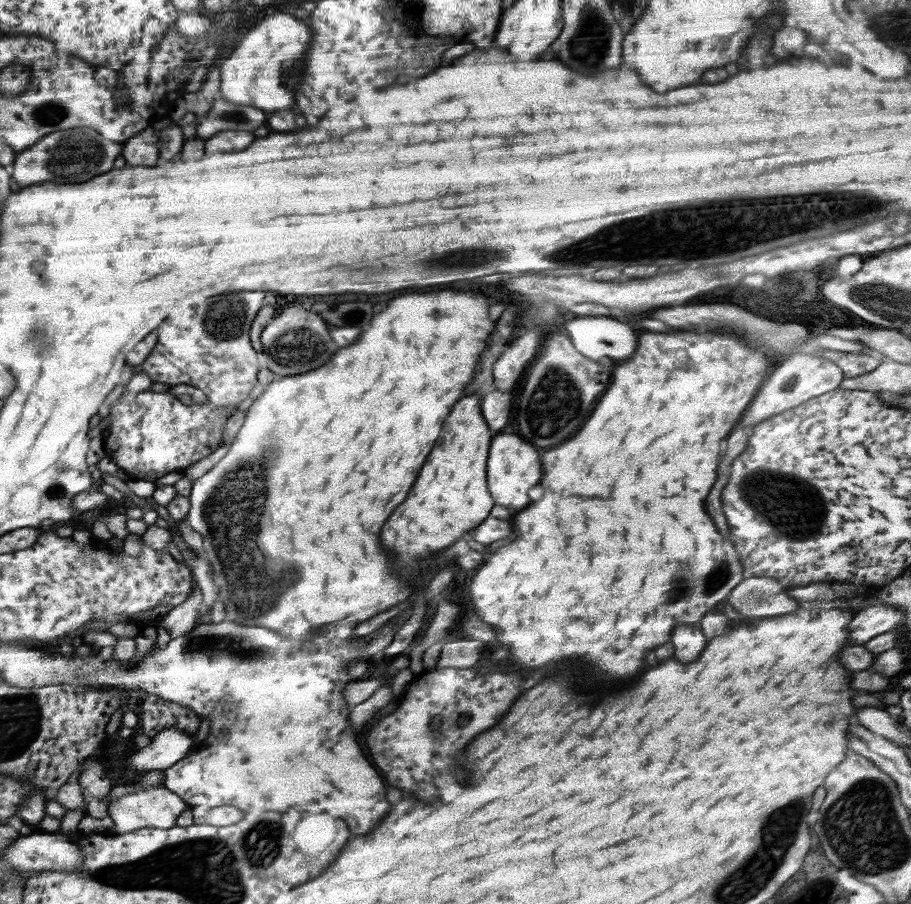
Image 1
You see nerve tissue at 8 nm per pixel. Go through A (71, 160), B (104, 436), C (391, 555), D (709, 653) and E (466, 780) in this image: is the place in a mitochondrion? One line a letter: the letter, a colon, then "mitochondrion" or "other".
A: mitochondrion
B: other
C: other
D: other
E: other

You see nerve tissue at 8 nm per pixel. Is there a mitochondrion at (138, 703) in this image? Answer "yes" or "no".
no

